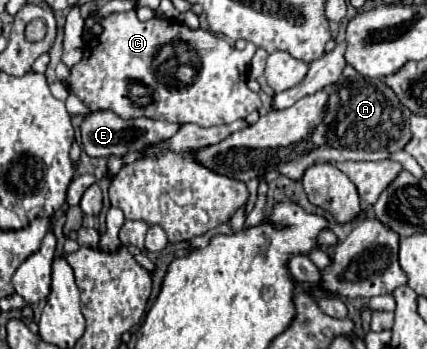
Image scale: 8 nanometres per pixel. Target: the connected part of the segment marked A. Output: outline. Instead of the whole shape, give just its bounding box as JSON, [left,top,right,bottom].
[194,74,410,182]

